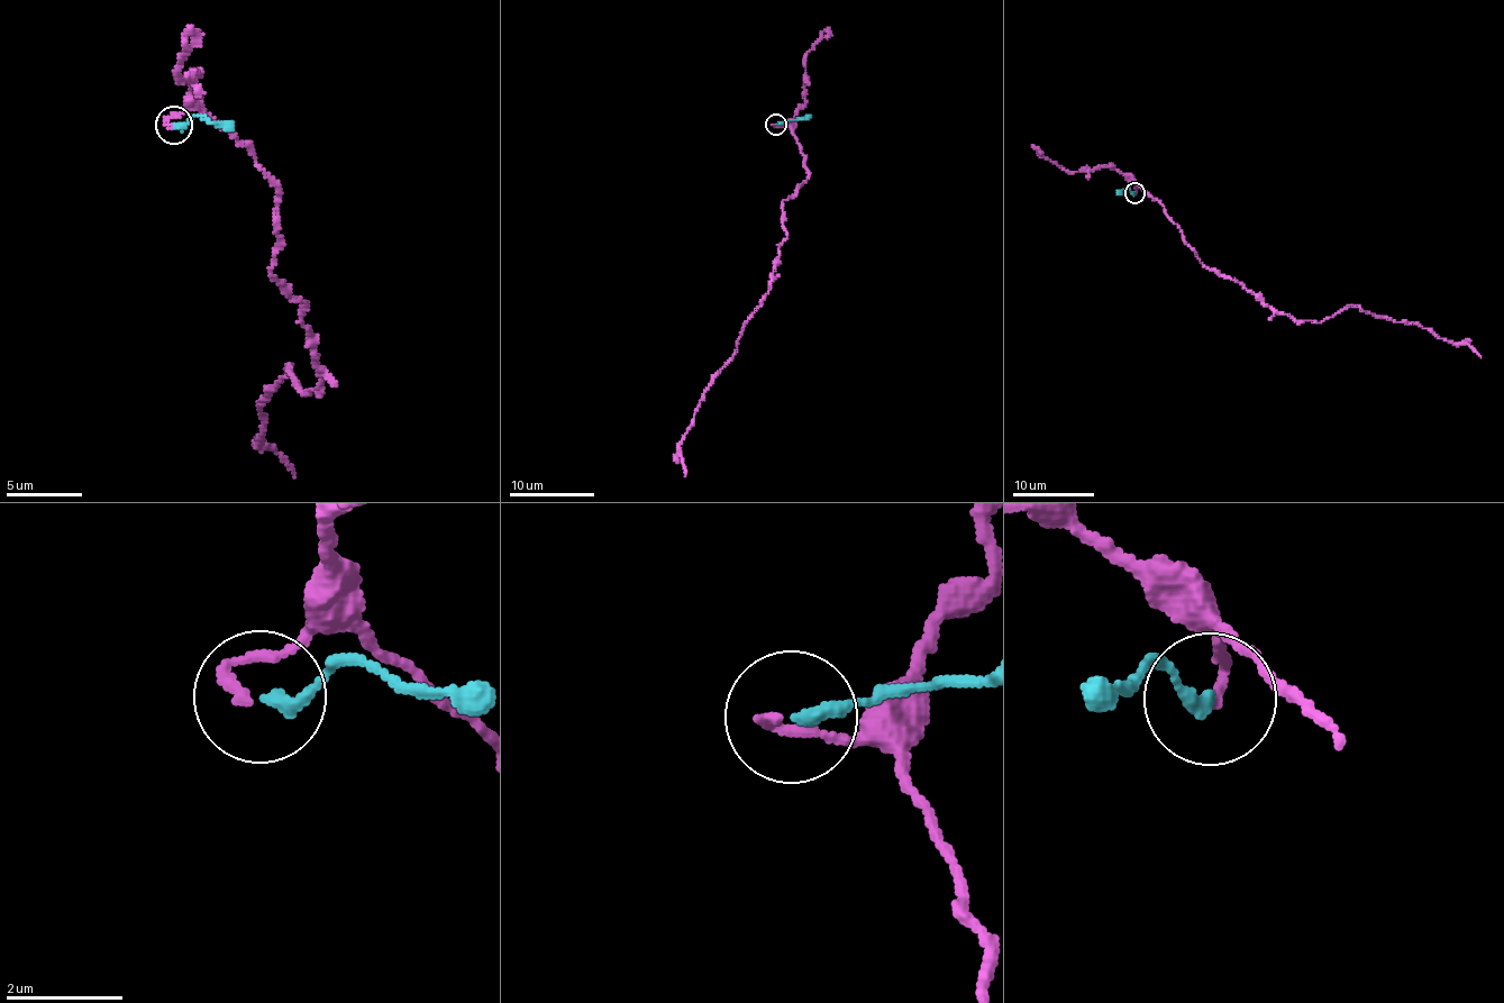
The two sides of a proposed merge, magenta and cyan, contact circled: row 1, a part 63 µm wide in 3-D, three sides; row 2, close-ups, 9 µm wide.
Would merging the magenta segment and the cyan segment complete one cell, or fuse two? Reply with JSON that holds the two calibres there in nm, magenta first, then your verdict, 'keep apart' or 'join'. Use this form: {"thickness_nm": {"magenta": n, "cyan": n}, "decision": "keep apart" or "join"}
{"thickness_nm": {"magenta": 160, "cyan": 240}, "decision": "join"}

